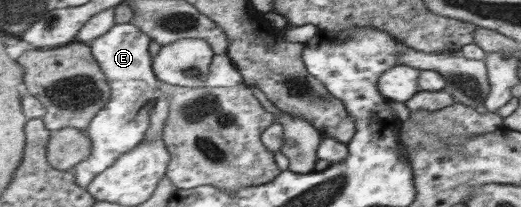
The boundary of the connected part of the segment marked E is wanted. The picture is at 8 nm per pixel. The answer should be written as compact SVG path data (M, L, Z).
M129 22L115 24L105 35L91 42L94 58L102 66L109 81L111 97L91 122L91 159L83 161L73 171L77 185L89 188L91 182L105 169L113 166L128 151L144 141L146 129L150 124L150 113L154 103L160 98L161 82L153 77L151 55L149 55L149 37L141 28L129 25Z

